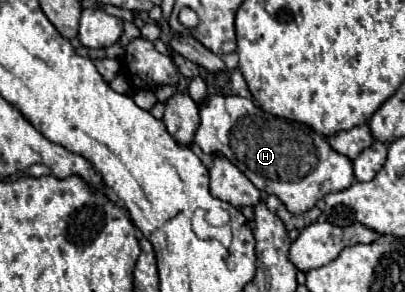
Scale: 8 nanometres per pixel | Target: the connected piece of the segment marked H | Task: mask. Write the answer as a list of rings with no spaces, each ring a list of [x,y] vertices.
[[[211,93],[205,97],[199,105],[199,127],[193,143],[207,155],[219,153],[229,159],[257,189],[277,195],[295,215],[313,209],[327,193],[343,191],[355,181],[351,159],[333,151],[323,135],[299,121],[275,117],[239,95]]]

